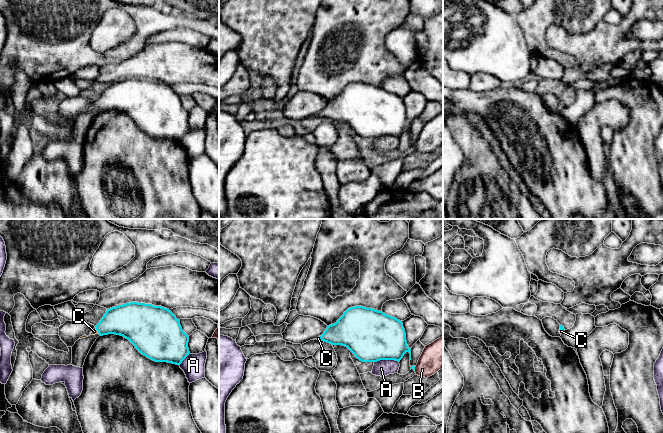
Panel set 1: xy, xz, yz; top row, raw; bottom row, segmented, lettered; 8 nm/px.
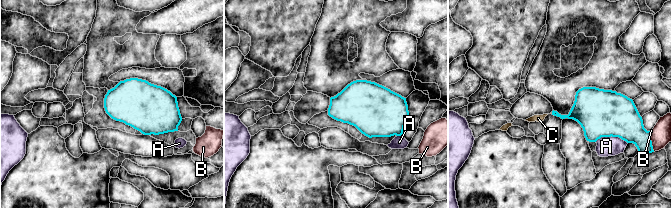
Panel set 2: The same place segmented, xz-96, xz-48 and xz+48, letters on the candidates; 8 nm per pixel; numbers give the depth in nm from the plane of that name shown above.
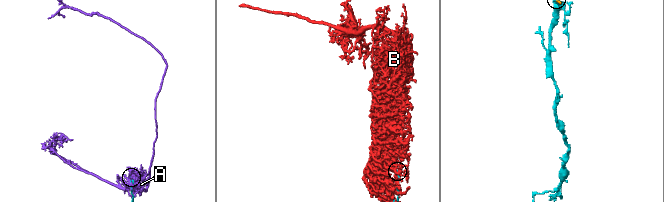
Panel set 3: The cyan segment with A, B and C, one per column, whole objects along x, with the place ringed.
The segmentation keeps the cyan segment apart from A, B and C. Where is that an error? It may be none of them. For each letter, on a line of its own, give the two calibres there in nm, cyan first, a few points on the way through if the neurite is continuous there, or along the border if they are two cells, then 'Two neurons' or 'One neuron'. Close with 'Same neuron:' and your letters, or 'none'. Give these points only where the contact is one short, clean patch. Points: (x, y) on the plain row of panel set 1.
A: Thickness 420 nm (cyan) against 130 nm. Two neurons
B: Thickness 30 nm (cyan) against 240 nm. Two neurons
C: Thickness 260 nm (cyan) against 40 nm. Path across: xy (125, 96), (116, 96), (96, 105), (94, 107). One neuron
Same neuron: C

